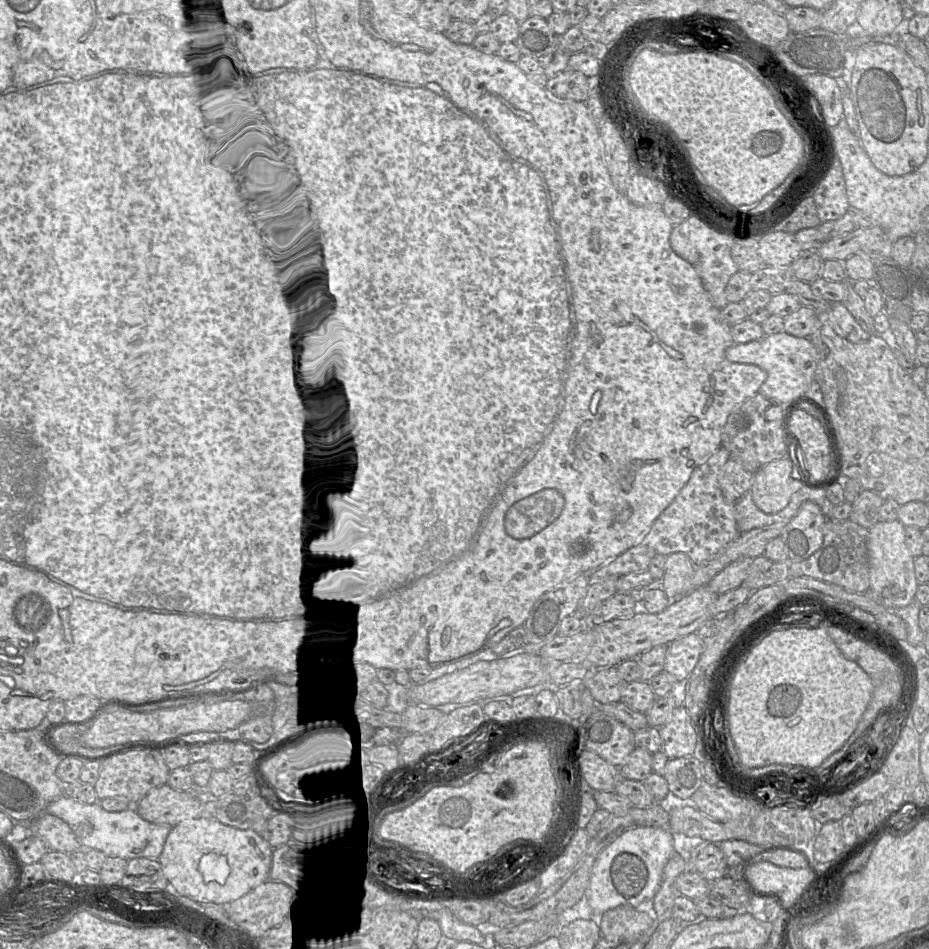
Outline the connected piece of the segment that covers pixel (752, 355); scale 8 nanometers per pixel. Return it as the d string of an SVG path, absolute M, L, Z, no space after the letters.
M784 331L764 335L747 343L734 343L725 352L727 360L734 363L753 364L766 372L766 380L759 393L783 404L782 408L796 396L806 393L815 380L817 368L816 350L809 338L796 337Z

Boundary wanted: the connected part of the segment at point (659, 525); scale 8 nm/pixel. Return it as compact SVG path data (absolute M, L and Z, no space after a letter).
M723 446L710 455L694 470L686 485L655 520L641 542L588 573L590 583L608 576L647 571L650 561L658 554L668 556L674 552L685 553L694 565L701 565L735 540L740 534L735 519L735 503L726 501L718 482L719 472L729 459L730 454Z

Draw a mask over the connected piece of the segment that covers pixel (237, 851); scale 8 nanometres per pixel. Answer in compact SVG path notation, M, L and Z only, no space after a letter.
M186 819L172 827L158 860L175 894L197 902L229 904L268 881L273 848L257 833L222 824L216 819Z

